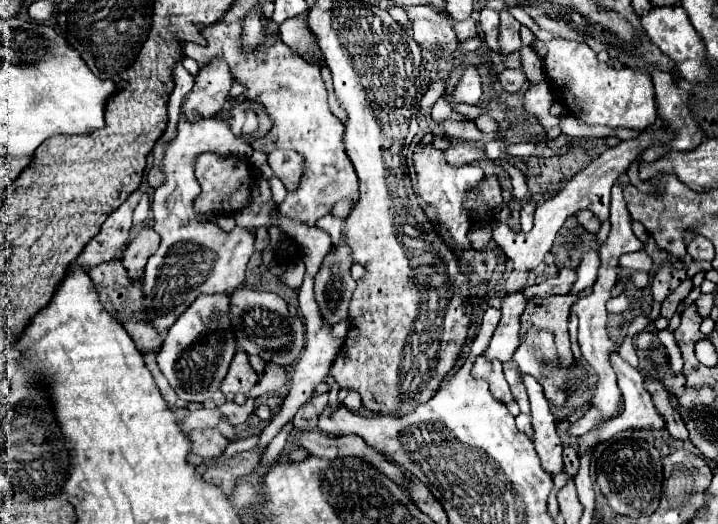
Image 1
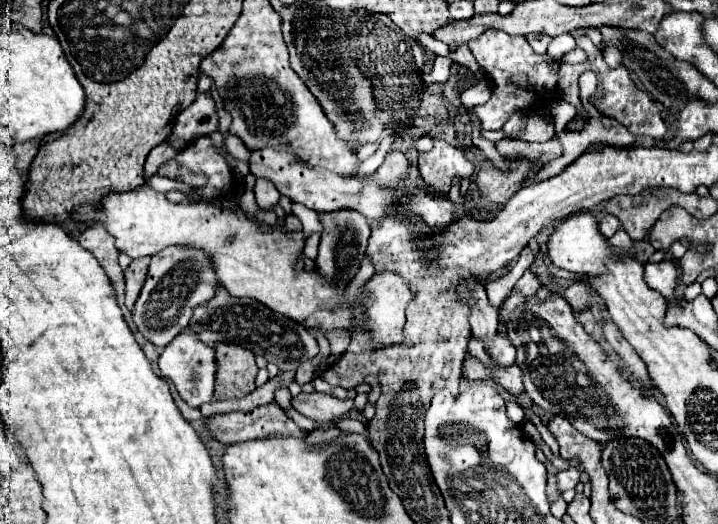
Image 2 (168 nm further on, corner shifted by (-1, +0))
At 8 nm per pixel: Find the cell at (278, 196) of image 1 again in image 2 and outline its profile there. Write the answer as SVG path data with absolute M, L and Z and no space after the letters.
M292 203L292 213L302 222L302 230L306 238L315 232L322 232L322 223L317 212L302 204Z

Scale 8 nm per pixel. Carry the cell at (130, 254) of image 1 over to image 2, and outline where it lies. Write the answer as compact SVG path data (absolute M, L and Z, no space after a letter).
M136 259L130 263L130 267L124 271L126 275L126 307L132 311L134 303L140 295L140 289L146 281L146 273L148 273L148 261L150 259Z

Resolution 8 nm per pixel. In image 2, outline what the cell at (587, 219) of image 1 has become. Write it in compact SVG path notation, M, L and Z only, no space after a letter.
M604 215L604 219L600 221L600 231L602 231L604 237L608 237L608 239L610 239L620 227L622 227L622 223L620 223L620 219L614 217L614 215Z

